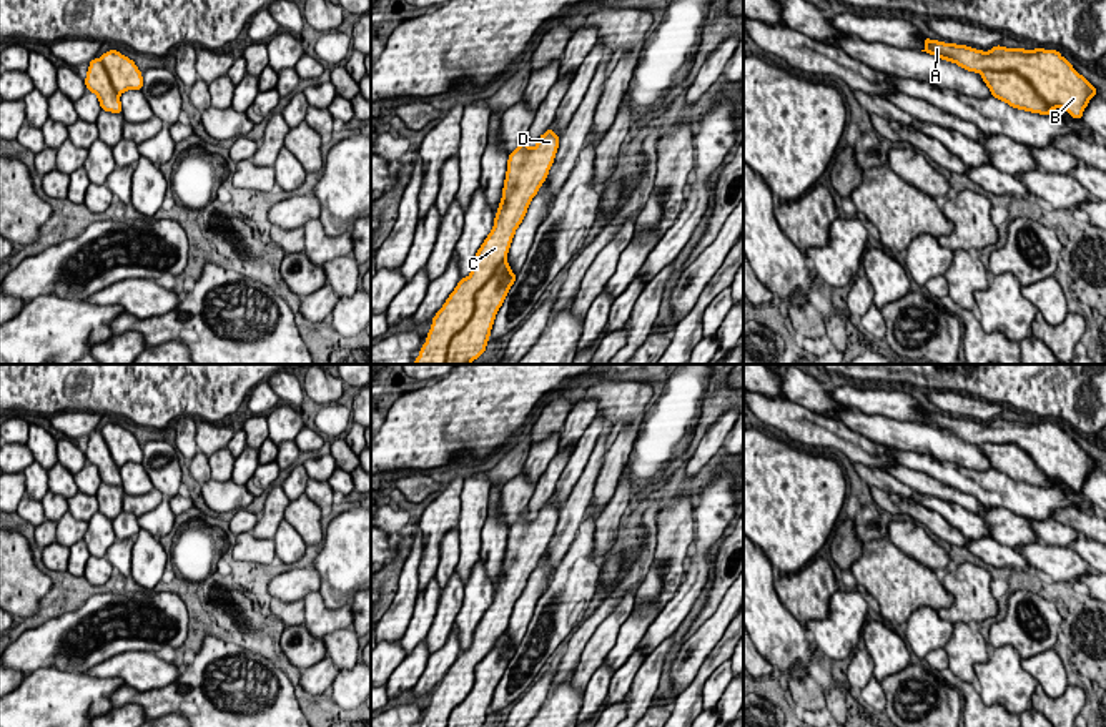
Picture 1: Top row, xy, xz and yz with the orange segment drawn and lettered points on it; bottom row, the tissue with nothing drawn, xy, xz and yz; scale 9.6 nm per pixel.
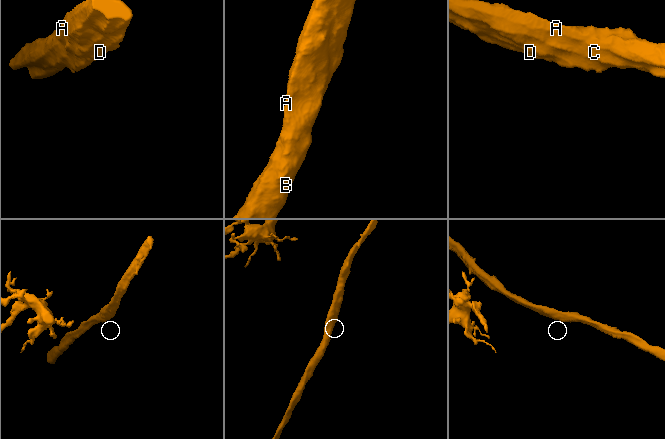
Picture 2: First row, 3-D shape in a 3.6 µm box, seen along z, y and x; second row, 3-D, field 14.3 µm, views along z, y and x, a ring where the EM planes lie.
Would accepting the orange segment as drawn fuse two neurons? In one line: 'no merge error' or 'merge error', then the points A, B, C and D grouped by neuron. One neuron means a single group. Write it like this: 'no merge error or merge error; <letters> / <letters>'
merge error; A B / C D

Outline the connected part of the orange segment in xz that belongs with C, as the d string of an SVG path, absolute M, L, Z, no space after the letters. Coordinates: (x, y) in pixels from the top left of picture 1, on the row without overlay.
M549 501L541 507L537 517L529 521L529 509L526 507L509 527L494 601L476 626L471 647L457 655L444 679L432 690L431 704L419 727L447 727L452 709L471 692L474 669L491 652L499 636L507 631L514 606L554 536L559 511Z

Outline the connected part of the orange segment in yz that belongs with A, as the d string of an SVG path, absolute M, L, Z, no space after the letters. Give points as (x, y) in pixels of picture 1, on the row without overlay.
M925 409L921 423L941 433L953 434L968 444L1013 443L1029 454L1036 467L1049 477L1064 481L1073 491L1083 491L1088 474L1098 467L1096 461L1081 449L1058 423L993 419L980 424L966 418L943 416Z

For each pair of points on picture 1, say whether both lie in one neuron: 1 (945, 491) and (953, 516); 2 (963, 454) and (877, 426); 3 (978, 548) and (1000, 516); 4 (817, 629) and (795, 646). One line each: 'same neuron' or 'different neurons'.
1: different neurons
2: same neuron
3: different neurons
4: different neurons

